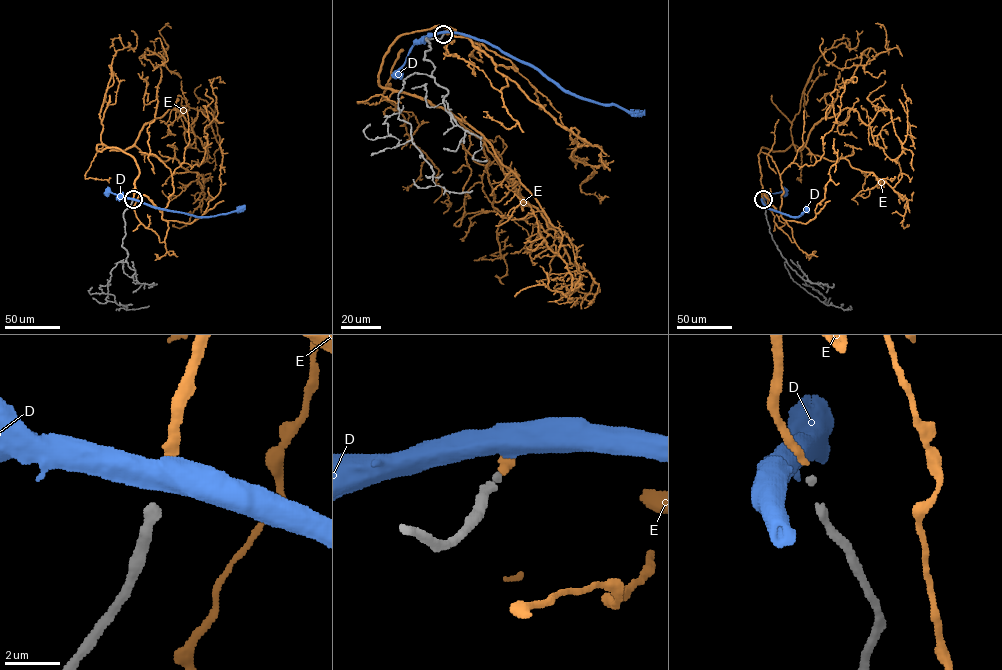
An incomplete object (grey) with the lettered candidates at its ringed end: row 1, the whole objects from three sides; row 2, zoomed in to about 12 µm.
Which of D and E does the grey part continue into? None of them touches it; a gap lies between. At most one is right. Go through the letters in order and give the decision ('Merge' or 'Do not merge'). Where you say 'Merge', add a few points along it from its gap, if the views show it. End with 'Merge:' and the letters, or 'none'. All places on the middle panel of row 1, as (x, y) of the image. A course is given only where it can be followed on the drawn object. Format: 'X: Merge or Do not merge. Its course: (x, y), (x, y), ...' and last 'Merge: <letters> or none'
D: Do not merge
E: Merge. Its course: (443, 34), (454, 29), (402, 33), (379, 84), (441, 106), (483, 141), (599, 291), (553, 288), (565, 284)
Merge: E

